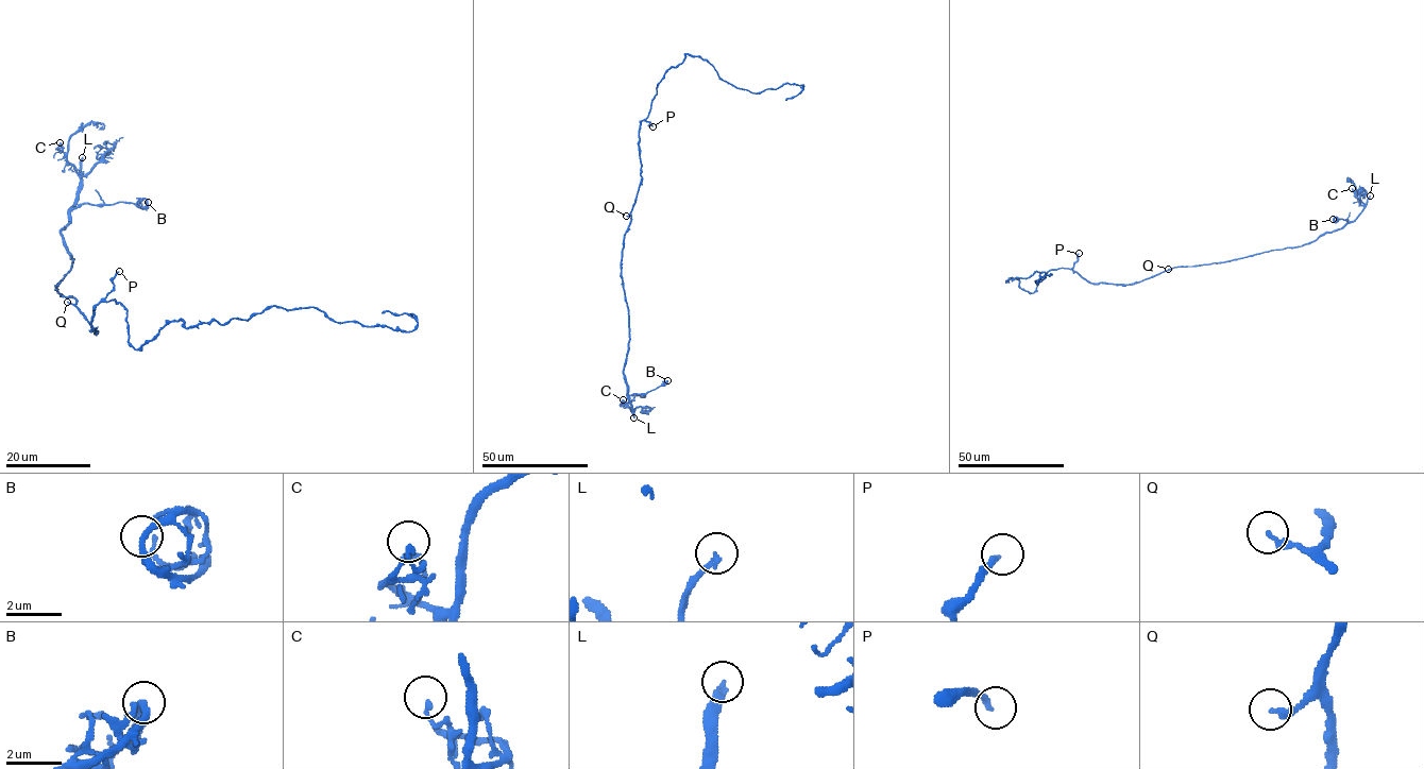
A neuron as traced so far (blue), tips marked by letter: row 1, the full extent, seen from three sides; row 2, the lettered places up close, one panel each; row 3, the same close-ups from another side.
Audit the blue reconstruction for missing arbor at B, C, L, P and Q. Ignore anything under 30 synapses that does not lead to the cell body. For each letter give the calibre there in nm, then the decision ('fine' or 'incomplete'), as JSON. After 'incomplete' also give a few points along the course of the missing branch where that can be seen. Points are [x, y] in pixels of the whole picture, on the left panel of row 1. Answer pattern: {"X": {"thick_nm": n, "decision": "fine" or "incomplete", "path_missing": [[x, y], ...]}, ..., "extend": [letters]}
{"B": {"thick_nm": 240, "decision": "fine"}, "C": {"thick_nm": 110, "decision": "fine"}, "L": {"thick_nm": 240, "decision": "incomplete", "path_missing": [[82, 157], [86, 127], [79, 120], [69, 120], [38, 164], [17, 176]]}, "P": {"thick_nm": 220, "decision": "incomplete"}, "Q": {"thick_nm": 260, "decision": "fine"}, "extend": ["L", "P"]}

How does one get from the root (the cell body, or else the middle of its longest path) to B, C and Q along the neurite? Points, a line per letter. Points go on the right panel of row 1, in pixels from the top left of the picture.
B: (1121, 285), (1134, 284), (1174, 268), (1220, 263), (1309, 243), (1348, 223), (1346, 219), (1333, 219)
C: (1121, 285), (1134, 284), (1174, 268), (1220, 263), (1309, 243), (1342, 228), (1361, 212), (1365, 205), (1352, 188)
Q: (1121, 285), (1134, 284), (1168, 269)

